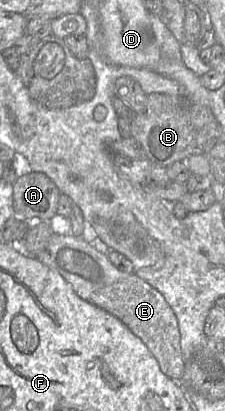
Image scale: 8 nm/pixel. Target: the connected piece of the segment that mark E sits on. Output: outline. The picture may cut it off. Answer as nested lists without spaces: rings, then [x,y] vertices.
[[[53,234],[46,247],[36,256],[43,264],[58,272],[75,293],[83,300],[100,307],[122,321],[148,347],[157,359],[162,372],[176,382],[180,382],[184,371],[184,361],[180,345],[178,320],[163,295],[142,280],[135,273],[126,273],[115,267],[106,252],[96,243],[89,243],[83,237]]]

